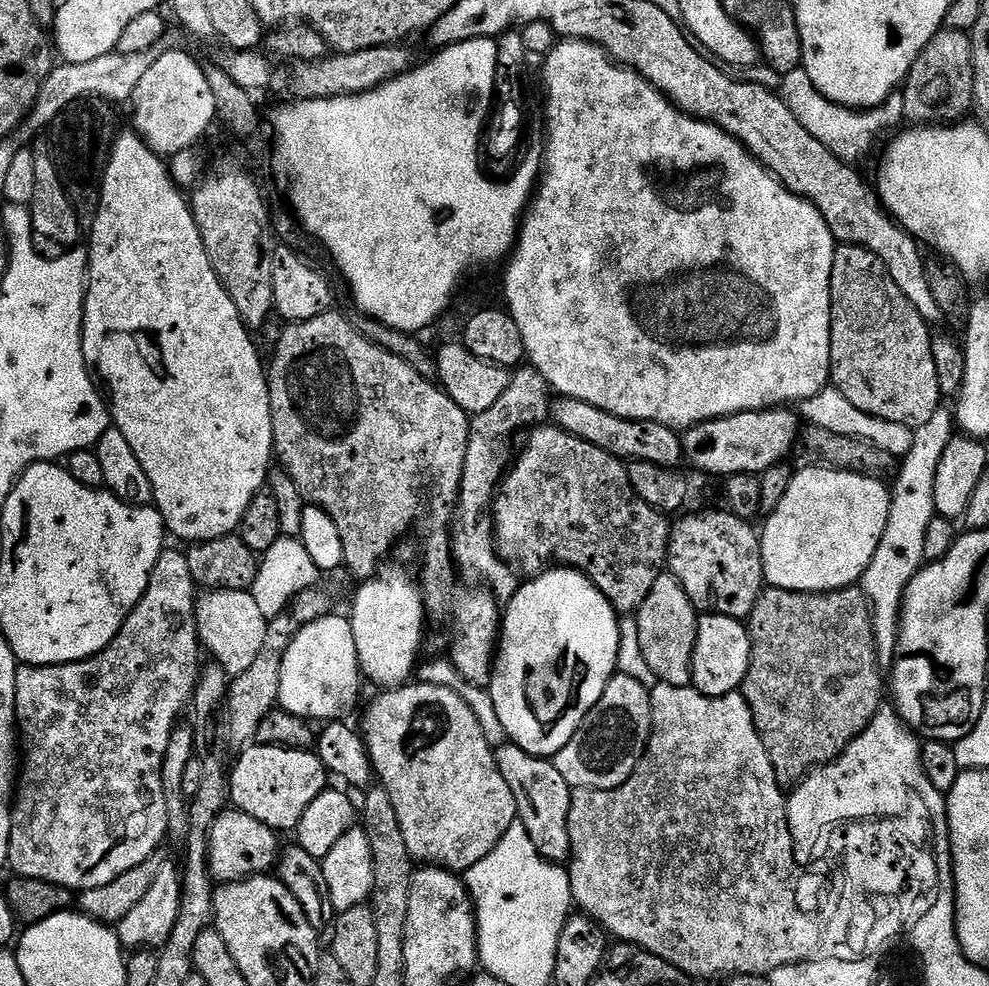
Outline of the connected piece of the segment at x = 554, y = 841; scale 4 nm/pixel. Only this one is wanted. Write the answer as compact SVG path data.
M505 742L495 749L495 753L498 770L502 770L502 778L506 778L510 794L514 794L518 823L526 826L530 842L534 842L542 858L552 861L553 864L563 865L572 854L568 818L574 790L568 785L566 778L558 774L551 759L530 754L511 742Z

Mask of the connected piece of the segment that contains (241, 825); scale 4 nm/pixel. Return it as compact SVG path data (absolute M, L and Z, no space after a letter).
M225 810L218 814L214 826L208 831L208 869L212 871L213 881L229 884L244 880L248 876L262 876L277 867L282 851L275 828L250 818L250 814L239 810Z

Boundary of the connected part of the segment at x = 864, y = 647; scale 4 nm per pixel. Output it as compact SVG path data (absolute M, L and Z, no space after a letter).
M765 587L760 593L756 604L752 607L752 614L746 621L748 636L752 640L752 653L750 654L750 666L746 670L746 678L742 685L744 701L752 711L752 721L762 738L762 746L766 746L766 754L770 754L770 762L774 766L774 774L778 778L781 788L788 790L800 783L814 768L822 764L829 764L870 726L874 714L882 707L883 696L886 696L886 680L880 677L882 665L880 654L876 651L876 635L872 625L872 610L868 595L863 587L839 588L833 592L795 592L794 590L782 590L781 588Z

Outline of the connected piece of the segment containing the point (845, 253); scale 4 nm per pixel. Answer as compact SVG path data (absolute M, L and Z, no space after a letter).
M840 244L834 254L834 270L830 274L830 302L832 325L830 326L831 383L858 410L874 414L874 418L886 418L886 422L902 422L902 426L915 430L942 407L938 386L938 374L934 370L932 349L933 329L928 321L910 306L910 298L898 290L894 278L882 266L882 262L870 250L853 244Z

